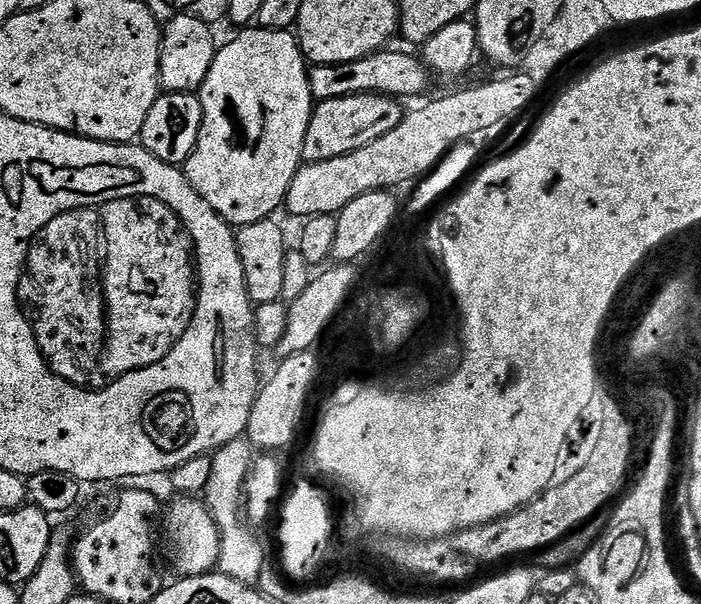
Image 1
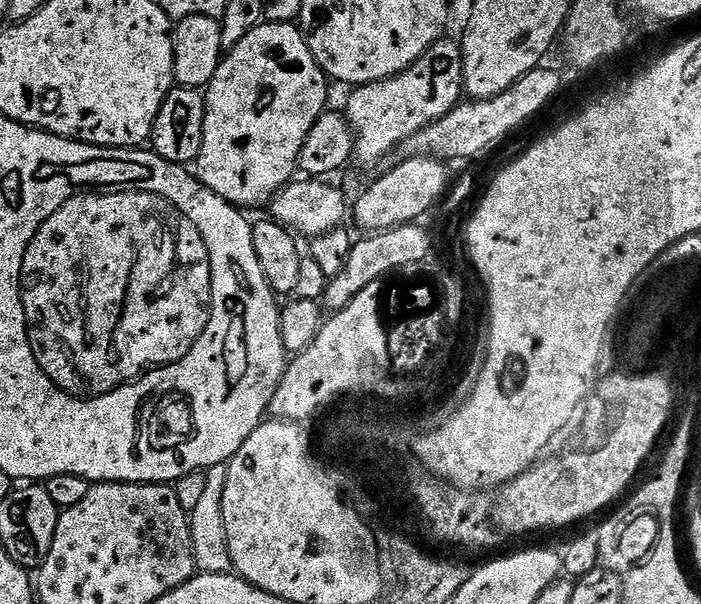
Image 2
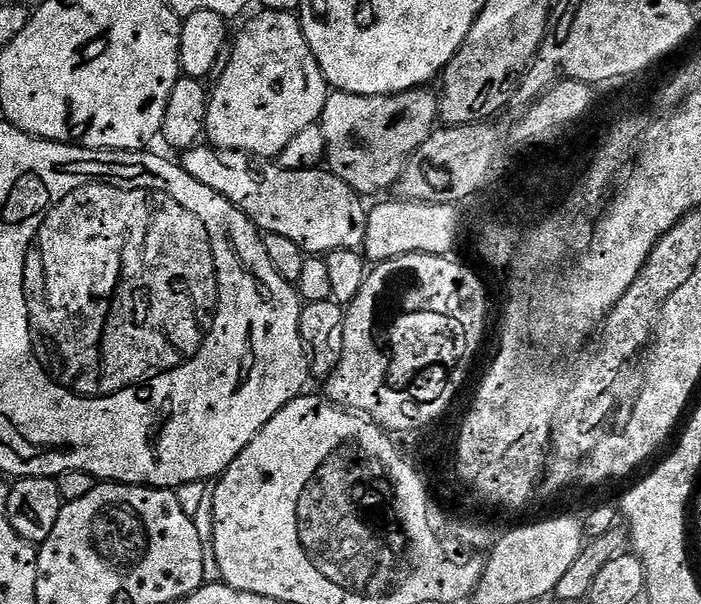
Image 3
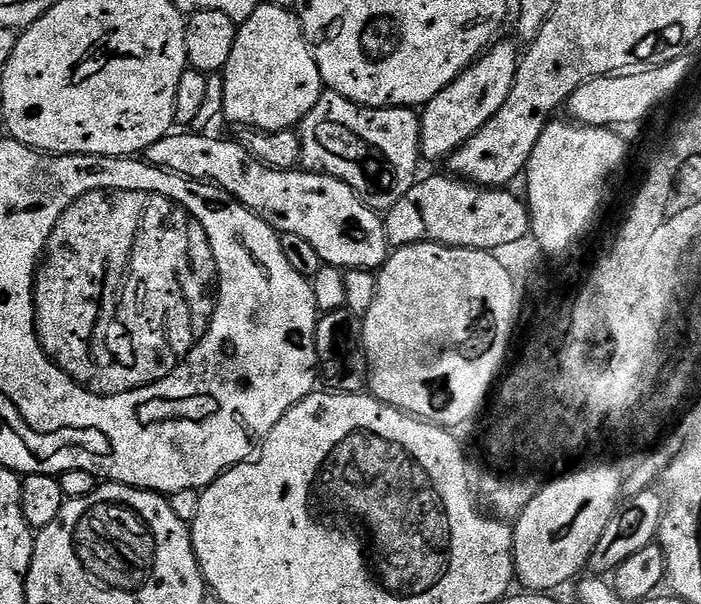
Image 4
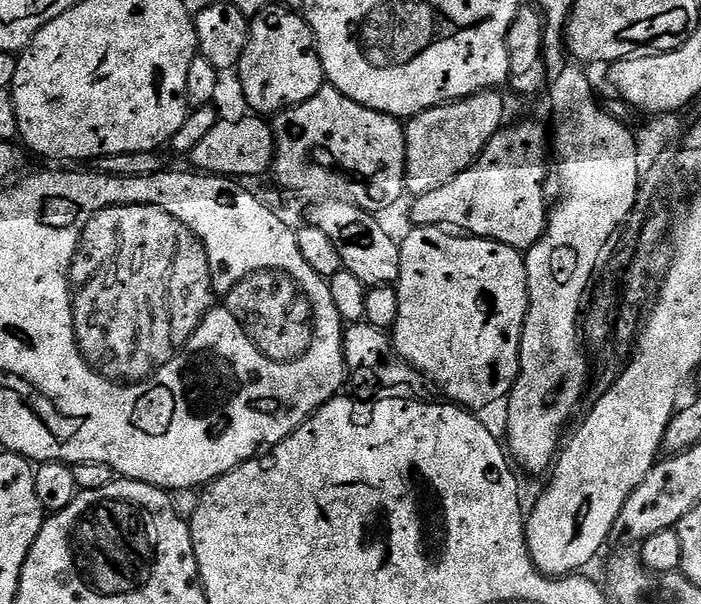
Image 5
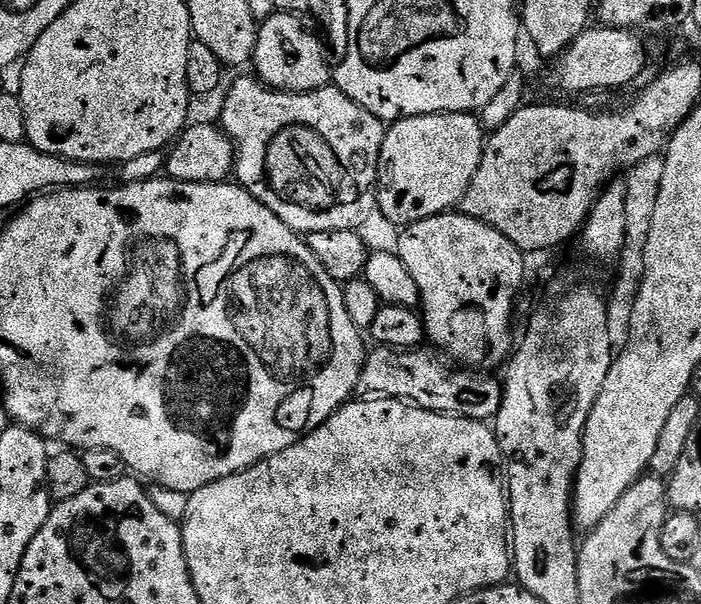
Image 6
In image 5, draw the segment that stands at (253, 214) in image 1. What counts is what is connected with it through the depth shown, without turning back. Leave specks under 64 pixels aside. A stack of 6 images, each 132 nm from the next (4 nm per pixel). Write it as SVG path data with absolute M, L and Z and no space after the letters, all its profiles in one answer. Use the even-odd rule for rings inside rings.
M265 6L257 16L251 17L246 50L238 65L239 72L240 88L244 91L244 100L252 107L249 109L256 114L284 112L288 108L314 98L314 94L318 94L318 90L326 84L324 71L312 42L312 32L304 21L303 15L290 8Z

